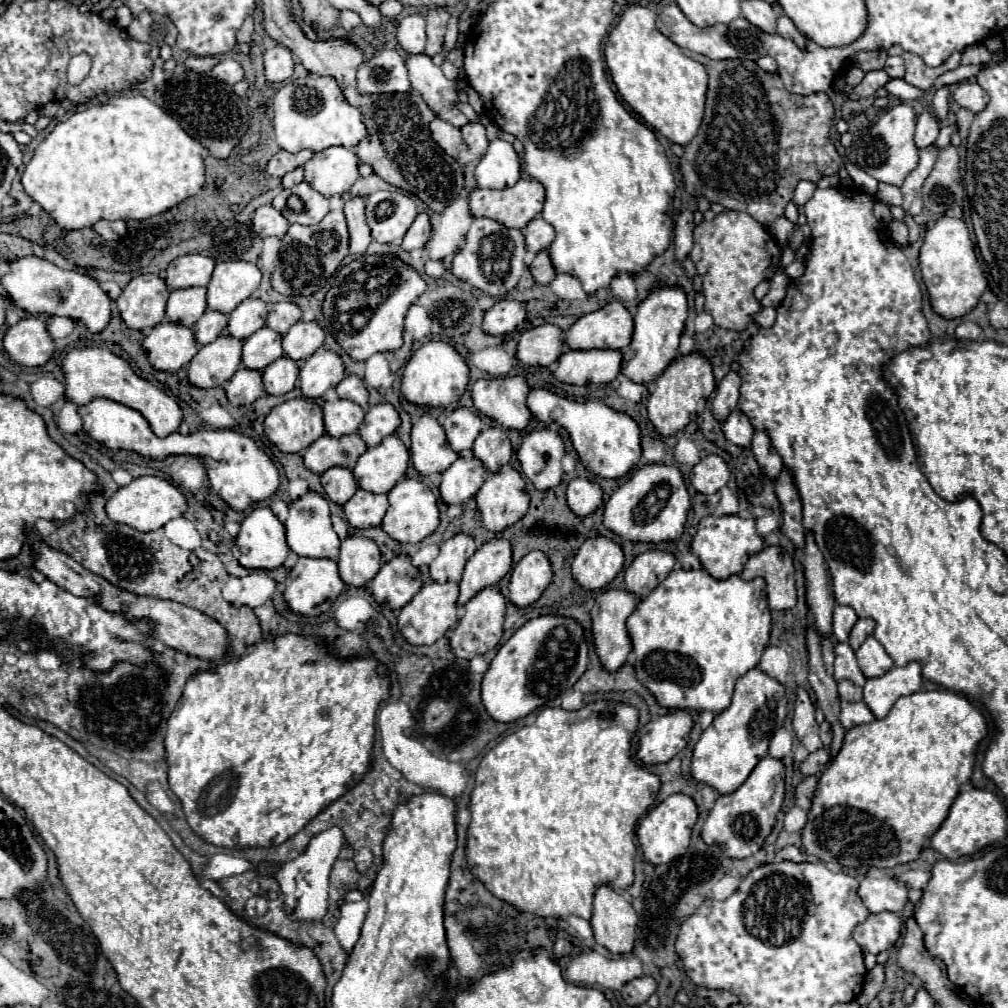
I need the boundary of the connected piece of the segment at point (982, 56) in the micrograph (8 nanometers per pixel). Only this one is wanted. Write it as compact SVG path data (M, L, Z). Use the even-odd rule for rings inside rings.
M975 44L966 48L962 54L961 64L962 65L978 65L988 62L992 57L983 44Z

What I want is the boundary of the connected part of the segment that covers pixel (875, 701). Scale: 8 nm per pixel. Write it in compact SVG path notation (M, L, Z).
M908 663L904 667L892 667L882 677L868 679L864 685L864 703L870 711L882 719L890 713L898 697L920 691L922 673L918 663Z

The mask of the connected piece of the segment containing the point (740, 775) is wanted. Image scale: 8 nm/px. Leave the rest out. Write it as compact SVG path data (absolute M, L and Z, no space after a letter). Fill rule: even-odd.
M752 669L740 677L730 707L714 717L712 725L694 745L690 765L692 777L704 785L710 785L720 795L734 793L734 789L738 789L738 785L742 785L752 773L756 763L766 757L774 731L778 731L786 719L786 705L788 701L784 687L760 669Z

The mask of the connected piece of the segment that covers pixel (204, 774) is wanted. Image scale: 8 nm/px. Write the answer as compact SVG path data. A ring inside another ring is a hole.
M282 635L274 641L260 641L256 643L254 651L248 655L242 655L240 659L234 659L232 663L224 663L216 669L198 671L194 673L184 693L176 705L176 709L170 715L164 745L166 749L166 763L168 763L168 787L170 791L180 799L182 811L186 815L188 825L192 831L202 837L206 843L212 843L216 847L226 849L248 849L248 847L274 847L296 835L304 825L316 817L322 809L326 809L330 803L340 799L346 791L350 791L370 769L370 753L376 733L376 709L380 701L384 701L390 693L390 683L386 677L380 677L374 669L376 659L350 659L342 661L328 653L324 653L320 647L314 645L314 637L302 637L302 635Z

